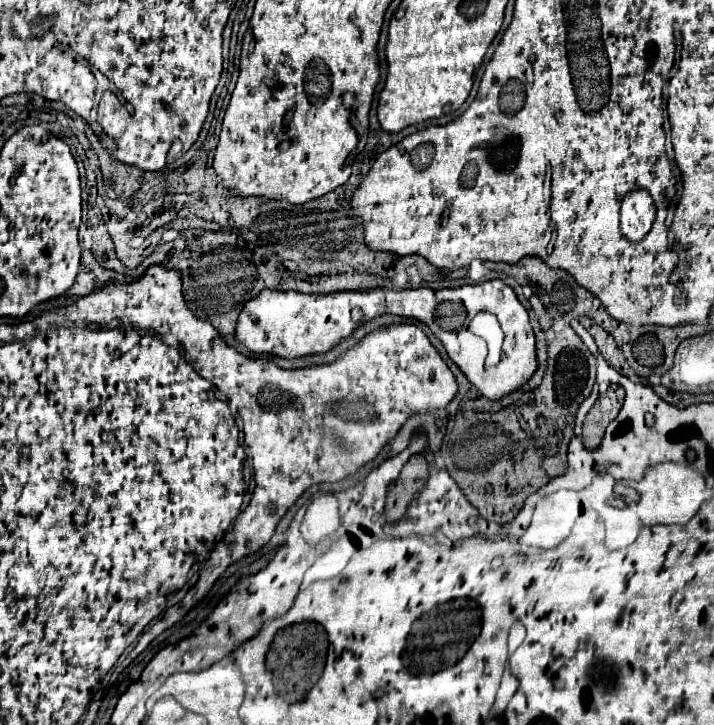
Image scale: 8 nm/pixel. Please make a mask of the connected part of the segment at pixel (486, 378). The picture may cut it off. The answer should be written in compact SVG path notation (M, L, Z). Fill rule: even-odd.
M491 279L491 281L479 283L479 285L463 285L463 287L455 287L455 289L437 289L437 291L435 289L427 289L427 287L421 287L421 289L403 289L401 291L401 299L411 299L411 317L419 319L421 323L425 323L433 331L433 335L447 349L449 359L465 373L465 377L485 397L489 397L489 399L501 399L503 395L515 391L519 385L523 385L533 375L533 371L537 367L537 359L535 359L535 335L533 335L533 327L529 323L529 315L527 315L527 309L517 299L517 295L513 293L513 289L509 285L505 285L501 279ZM477 311L489 311L489 313L493 313L499 319L499 325L501 325L501 329L505 333L505 345L503 345L501 363L497 367L491 367L491 369L485 369L483 363L477 361L477 355L461 355L459 353L459 341L463 341L461 333L467 331L467 323L473 317L473 313L477 313Z

